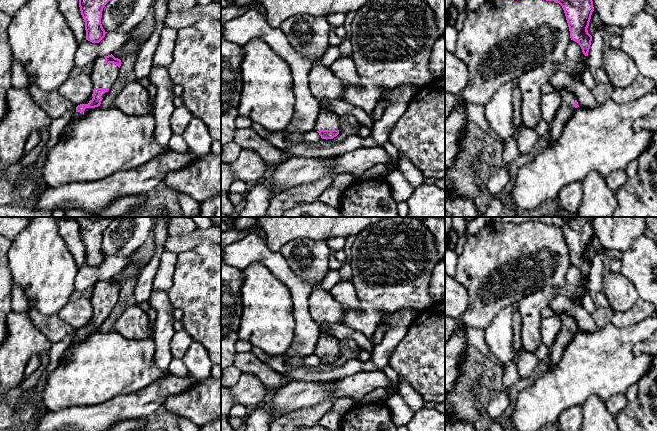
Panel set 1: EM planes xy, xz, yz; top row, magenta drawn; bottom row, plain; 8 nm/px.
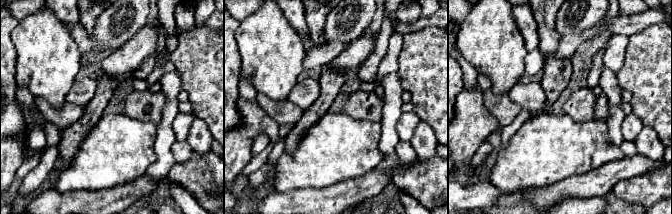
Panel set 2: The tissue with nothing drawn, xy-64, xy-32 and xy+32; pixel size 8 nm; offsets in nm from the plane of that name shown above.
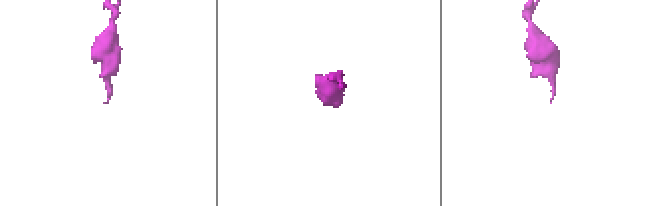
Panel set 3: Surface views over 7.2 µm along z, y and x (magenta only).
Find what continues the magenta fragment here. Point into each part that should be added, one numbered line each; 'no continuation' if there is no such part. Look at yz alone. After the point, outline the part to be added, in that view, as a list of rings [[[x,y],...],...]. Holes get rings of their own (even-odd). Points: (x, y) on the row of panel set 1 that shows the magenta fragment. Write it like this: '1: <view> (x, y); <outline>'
1: yz (565, 111); [[[568,90],[560,91],[562,103],[557,110],[556,117],[550,124],[550,144],[553,144],[561,135],[566,122],[571,118],[576,108],[574,102],[576,100],[573,93]]]

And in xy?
1: xy (103, 75); [[[104,56],[97,58],[90,74],[93,87],[110,88],[118,78],[119,69],[116,64],[106,64]]]

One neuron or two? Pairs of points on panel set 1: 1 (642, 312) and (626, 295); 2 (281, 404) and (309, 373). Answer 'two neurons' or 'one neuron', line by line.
1: two neurons
2: two neurons

